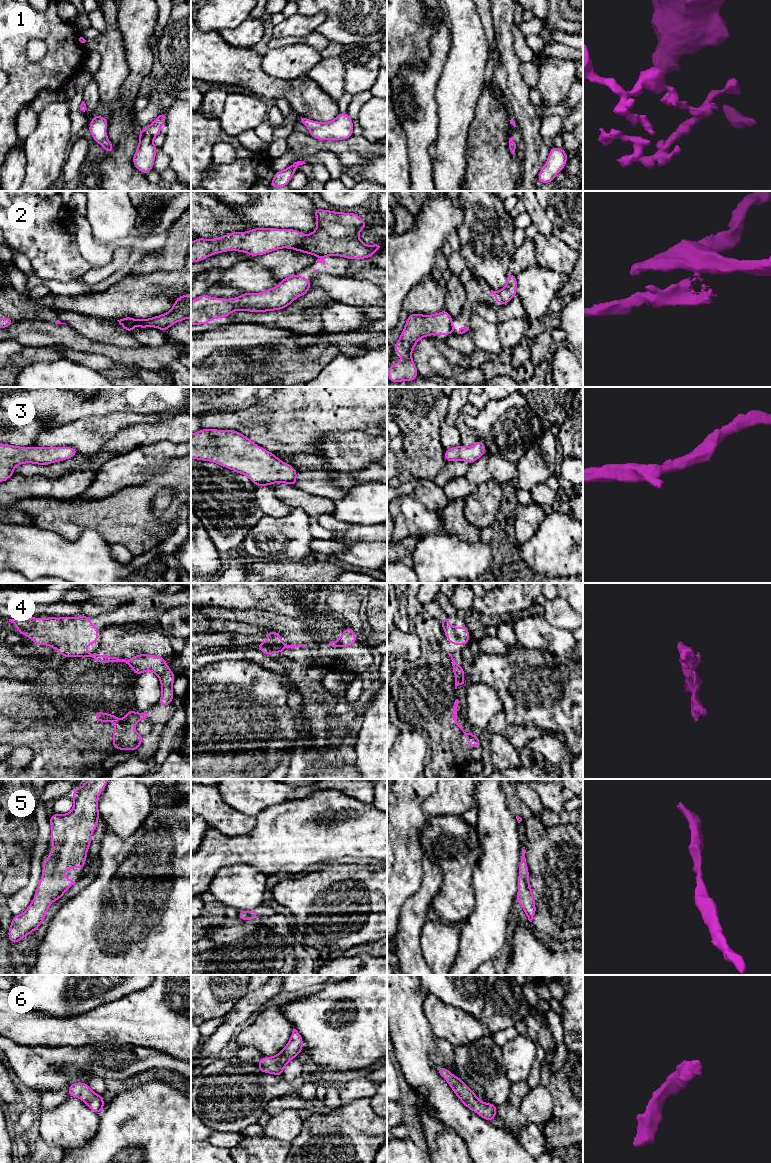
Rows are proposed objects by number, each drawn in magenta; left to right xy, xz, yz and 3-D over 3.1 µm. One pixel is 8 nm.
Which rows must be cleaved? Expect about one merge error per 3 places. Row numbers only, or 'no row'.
2, 4

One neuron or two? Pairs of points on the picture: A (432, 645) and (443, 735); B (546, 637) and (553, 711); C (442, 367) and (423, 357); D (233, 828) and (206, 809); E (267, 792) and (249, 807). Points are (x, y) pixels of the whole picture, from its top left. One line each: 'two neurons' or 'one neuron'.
A: one neuron
B: two neurons
C: one neuron
D: one neuron
E: one neuron

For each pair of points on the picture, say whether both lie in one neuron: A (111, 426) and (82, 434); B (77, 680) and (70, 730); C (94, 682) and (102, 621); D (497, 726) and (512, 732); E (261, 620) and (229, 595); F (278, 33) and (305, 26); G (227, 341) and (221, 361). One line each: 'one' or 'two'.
A: one
B: one
C: two
D: one
E: two
F: one
G: two

